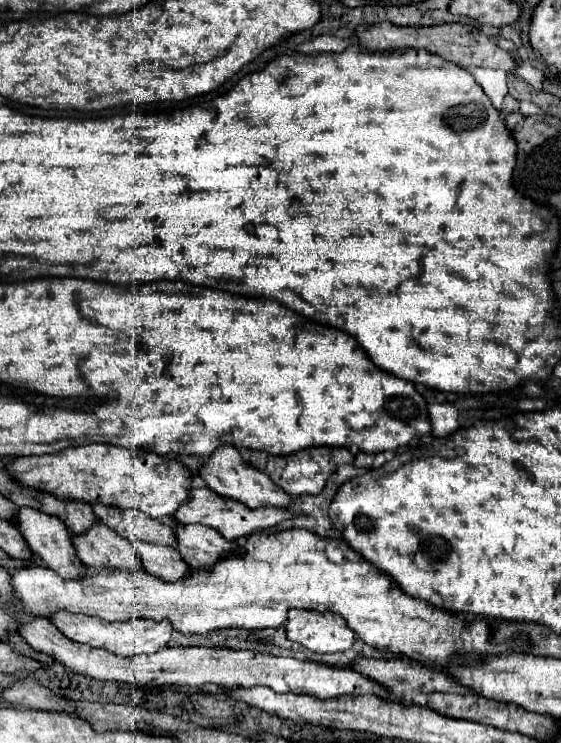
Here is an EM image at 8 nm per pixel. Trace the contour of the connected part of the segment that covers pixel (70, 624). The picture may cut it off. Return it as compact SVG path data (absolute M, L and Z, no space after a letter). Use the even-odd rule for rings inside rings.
M61 610L59 614L55 614L55 618L51 620L67 638L89 644L93 648L103 648L107 652L125 656L125 658L133 658L137 654L153 654L161 648L165 648L171 640L173 634L173 624L167 620L127 620L127 622L107 622L101 618L93 618L93 616L85 616L85 614L71 614Z

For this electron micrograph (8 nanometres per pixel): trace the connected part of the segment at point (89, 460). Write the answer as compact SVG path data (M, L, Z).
M85 444L85 446L73 446L65 448L59 454L41 454L41 456L21 456L15 460L9 460L9 470L11 474L23 482L25 486L55 494L59 498L75 498L75 500L85 500L89 504L101 502L117 508L135 508L151 518L167 518L177 512L179 506L191 500L191 482L193 476L191 472L179 464L177 460L169 462L169 472L167 476L159 476L155 472L157 464L157 454L147 452L147 450L133 450L133 448L123 448L123 446L111 446L111 444Z

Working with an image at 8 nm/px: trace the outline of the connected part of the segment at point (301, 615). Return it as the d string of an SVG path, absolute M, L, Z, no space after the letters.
M293 608L285 628L291 642L297 642L319 654L349 650L355 642L353 630L349 630L343 618L333 612Z

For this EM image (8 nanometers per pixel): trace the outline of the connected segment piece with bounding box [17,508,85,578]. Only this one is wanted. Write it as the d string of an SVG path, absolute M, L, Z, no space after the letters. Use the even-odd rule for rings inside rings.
M19 508L17 510L17 528L21 530L21 536L29 544L31 552L41 556L41 562L45 566L49 566L51 570L55 570L59 576L75 578L75 574L83 574L85 566L75 554L69 528L59 518L49 516L45 512L41 512L41 510L35 510L35 508Z

